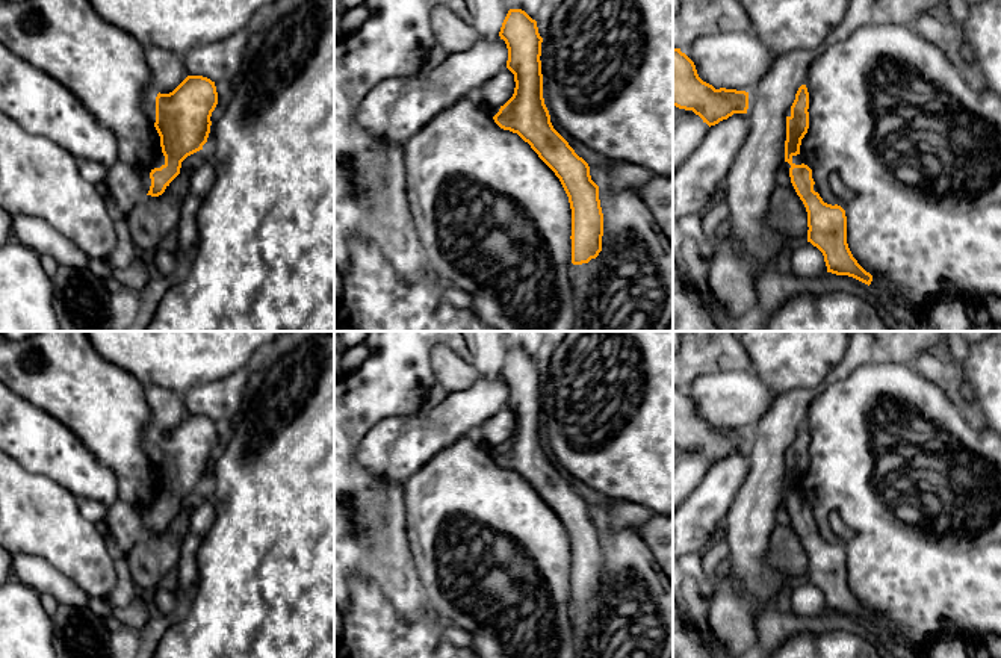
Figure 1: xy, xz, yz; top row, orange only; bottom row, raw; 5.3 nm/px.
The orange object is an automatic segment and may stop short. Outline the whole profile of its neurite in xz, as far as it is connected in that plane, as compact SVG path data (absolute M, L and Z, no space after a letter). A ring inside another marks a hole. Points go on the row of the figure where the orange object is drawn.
M510 9L502 23L499 36L505 41L508 48L507 68L514 74L514 94L500 107L488 106L481 98L479 91L473 92L472 98L500 129L517 133L525 142L528 142L538 157L559 178L572 209L572 263L588 263L602 251L603 213L599 200L599 186L591 180L588 163L575 153L550 123L550 115L543 98L540 61L543 38L538 33L537 21L522 9Z

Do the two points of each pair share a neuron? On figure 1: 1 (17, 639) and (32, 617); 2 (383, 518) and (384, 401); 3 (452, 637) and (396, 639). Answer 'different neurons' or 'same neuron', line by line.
1: same neuron
2: same neuron
3: different neurons

